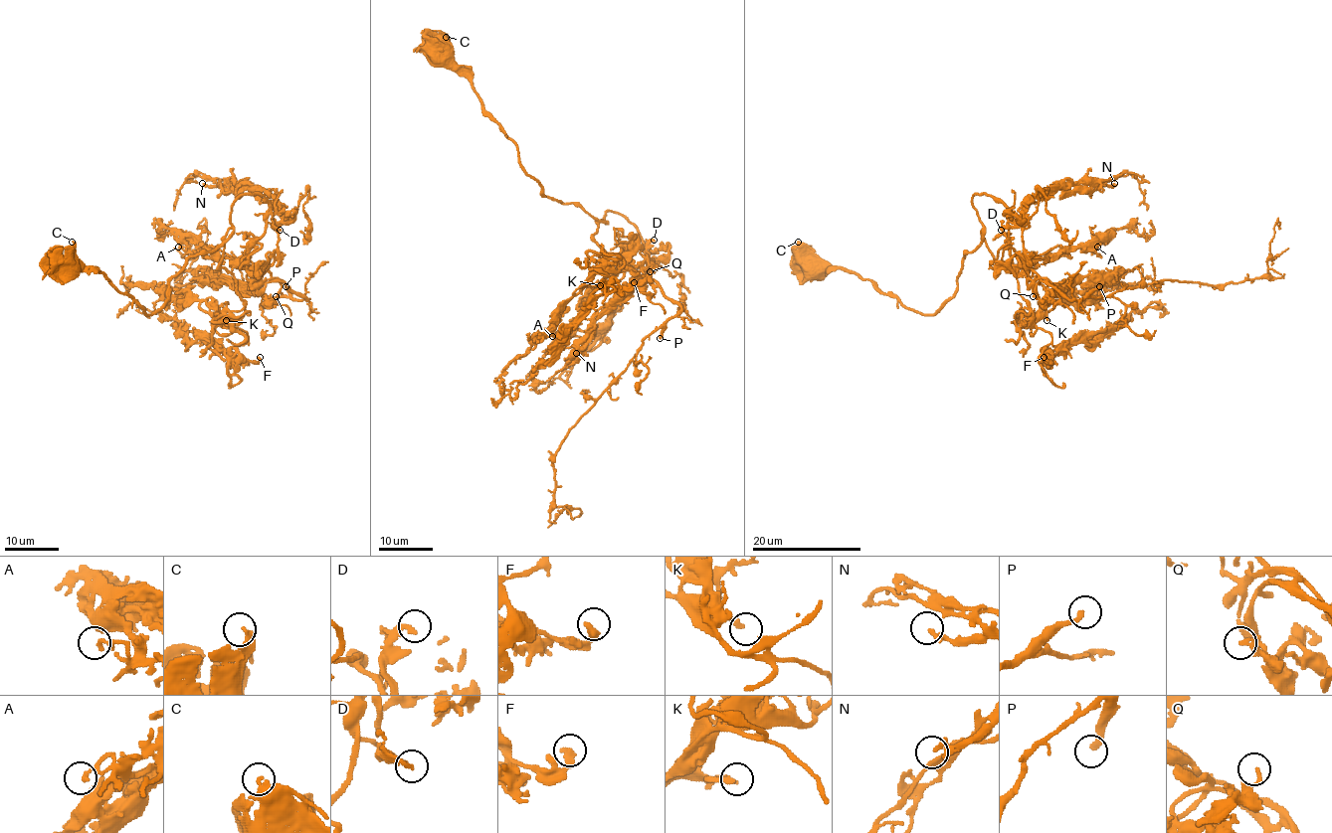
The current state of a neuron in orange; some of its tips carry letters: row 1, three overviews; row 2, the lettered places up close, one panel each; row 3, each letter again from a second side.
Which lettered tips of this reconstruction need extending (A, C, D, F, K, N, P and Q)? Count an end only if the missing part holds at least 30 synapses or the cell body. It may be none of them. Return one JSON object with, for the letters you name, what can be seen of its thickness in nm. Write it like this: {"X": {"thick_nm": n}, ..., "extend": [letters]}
{"P": {"thick_nm": 280}, "extend": ["P"]}

